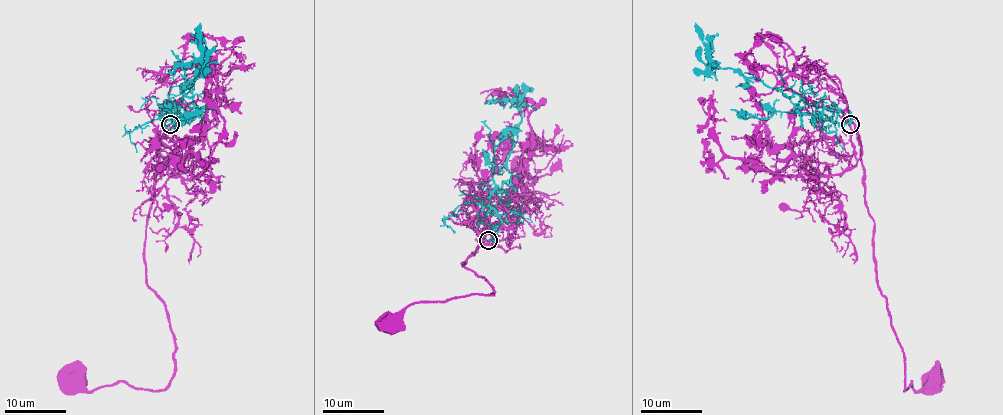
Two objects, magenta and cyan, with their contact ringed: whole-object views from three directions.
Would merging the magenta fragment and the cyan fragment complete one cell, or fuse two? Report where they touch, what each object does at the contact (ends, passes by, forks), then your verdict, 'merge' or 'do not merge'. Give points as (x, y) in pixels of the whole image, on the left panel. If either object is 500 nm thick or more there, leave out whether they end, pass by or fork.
at (170, 124); magenta passes by; cyan ends there; merge

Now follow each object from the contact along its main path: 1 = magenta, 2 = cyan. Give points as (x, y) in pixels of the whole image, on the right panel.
1: (850, 124), (874, 223), (876, 283), (903, 354), (903, 390), (911, 381), (916, 390), (933, 383)
2: (850, 124), (805, 115), (798, 107), (798, 95), (786, 96), (709, 61), (712, 69), (703, 80)

